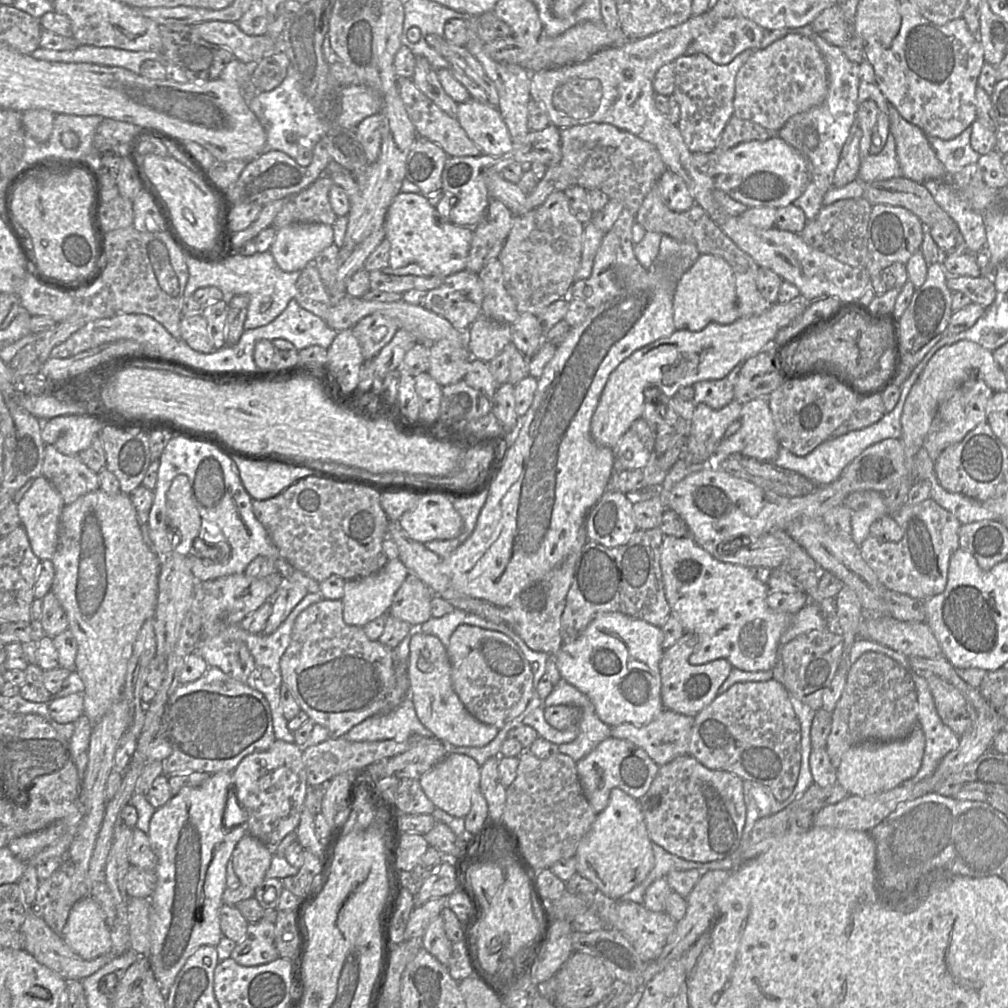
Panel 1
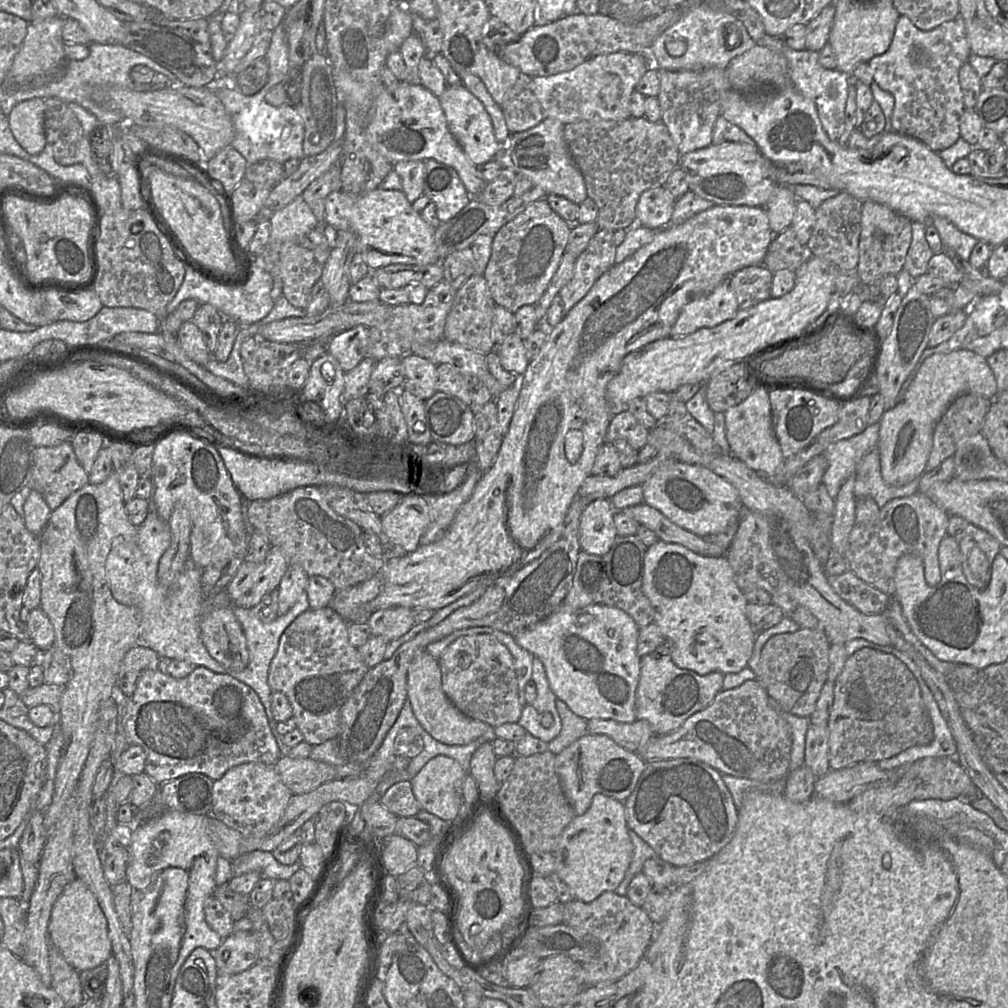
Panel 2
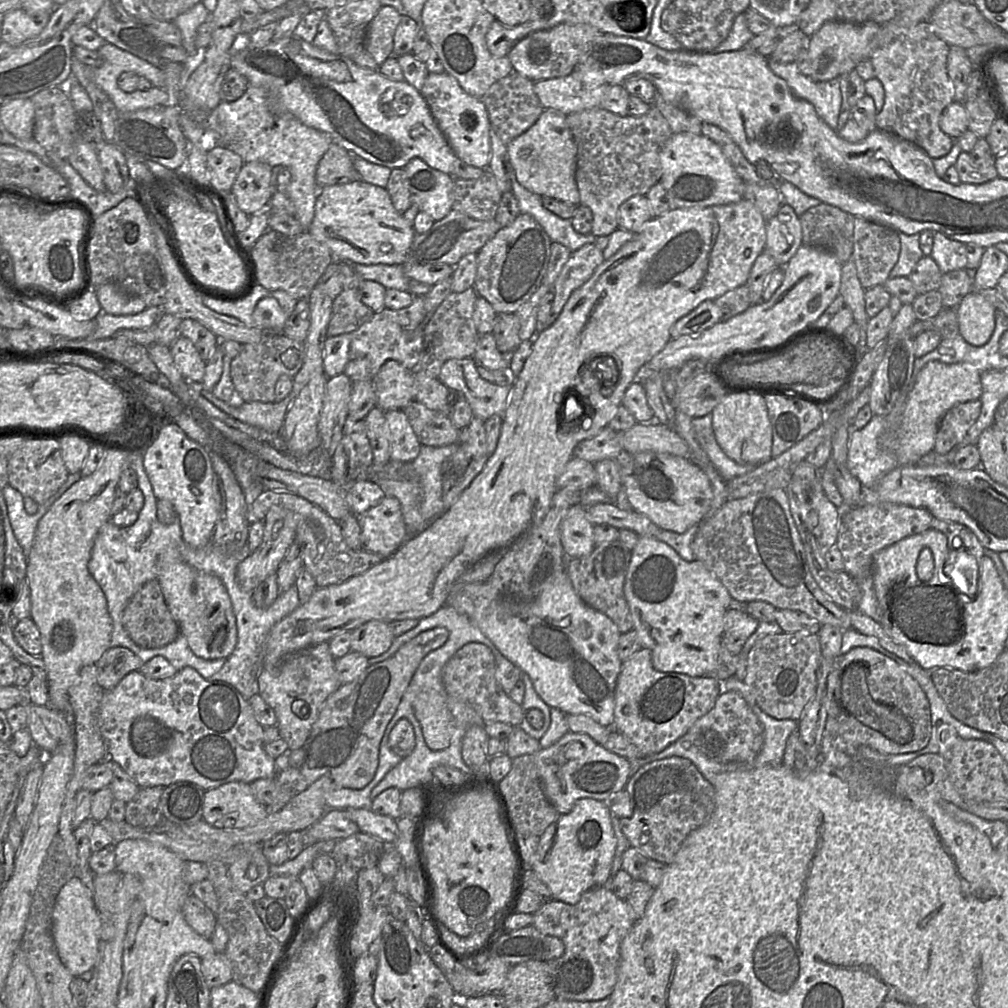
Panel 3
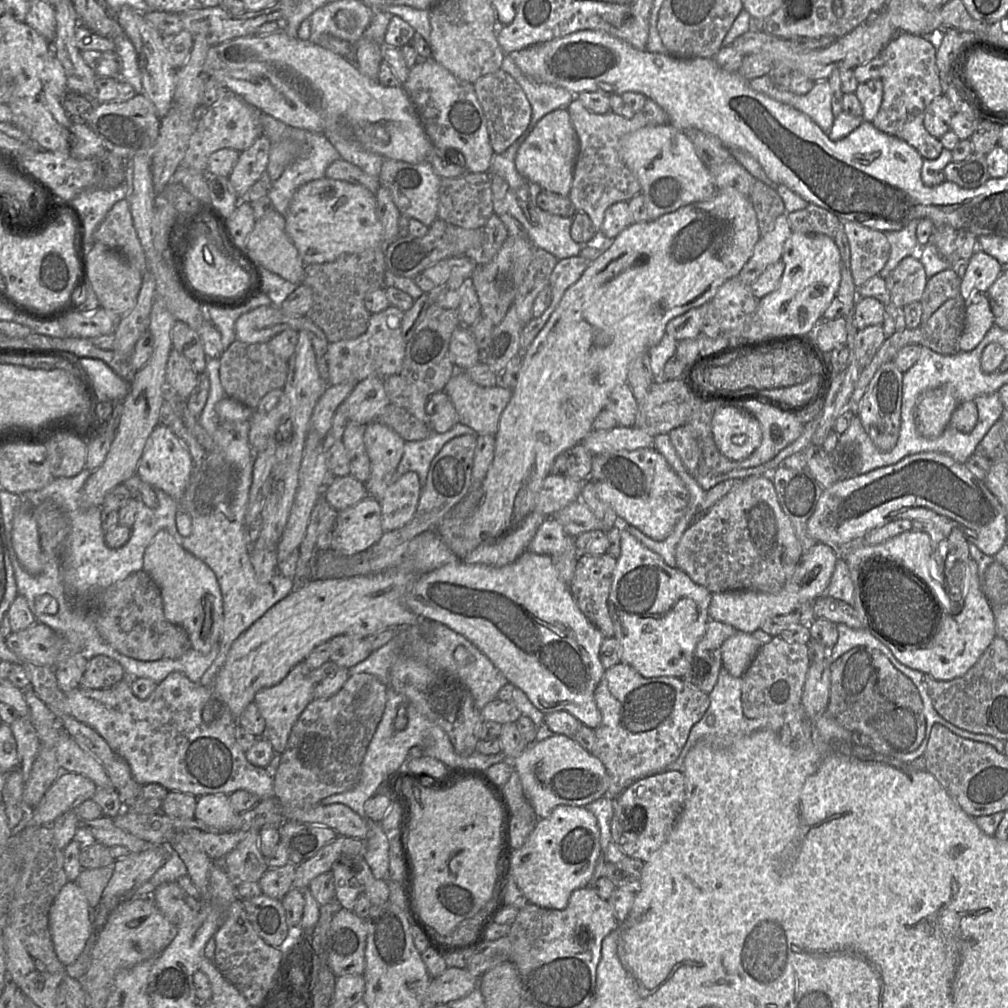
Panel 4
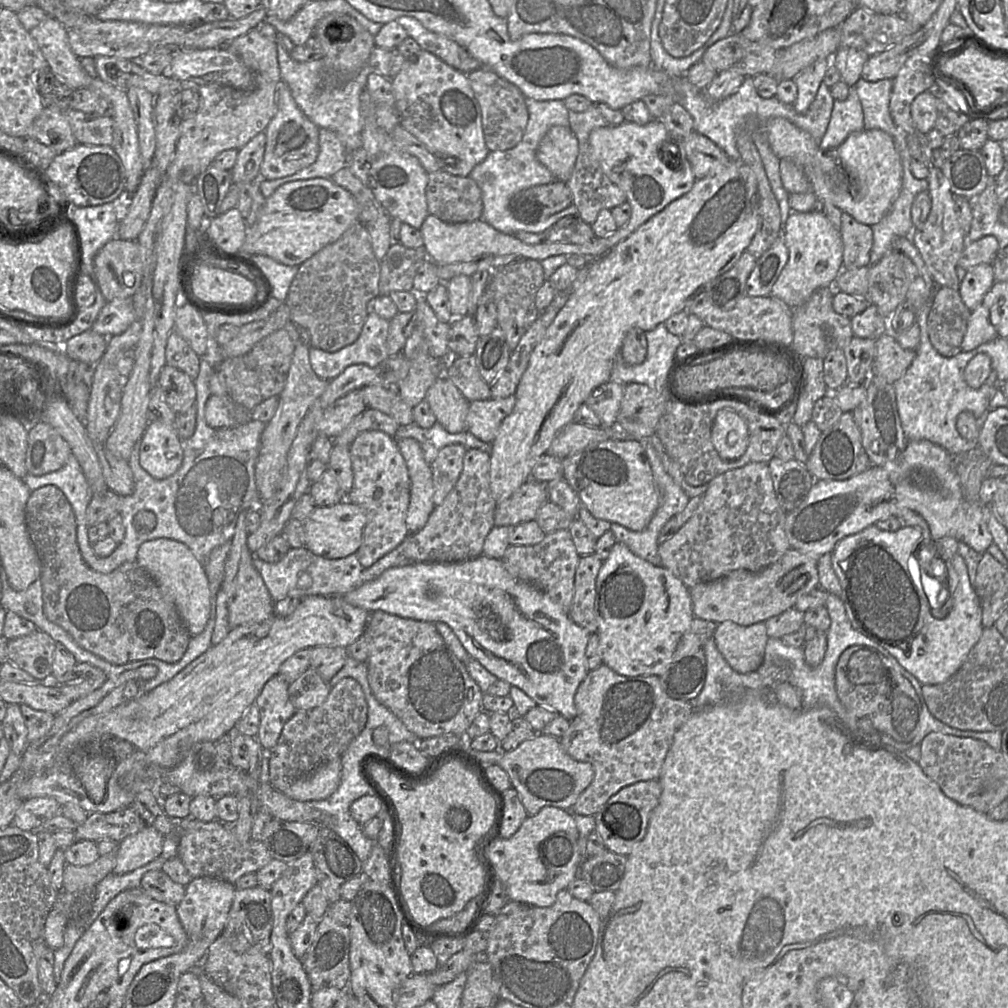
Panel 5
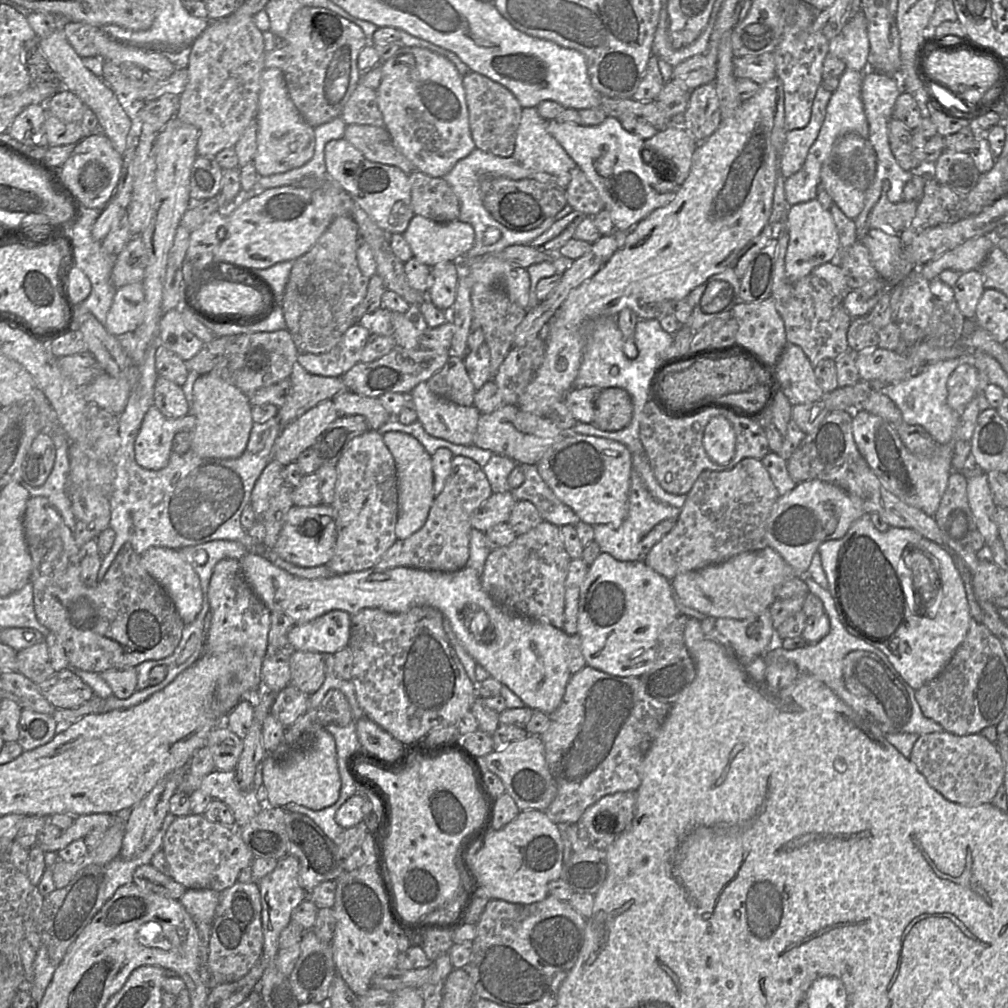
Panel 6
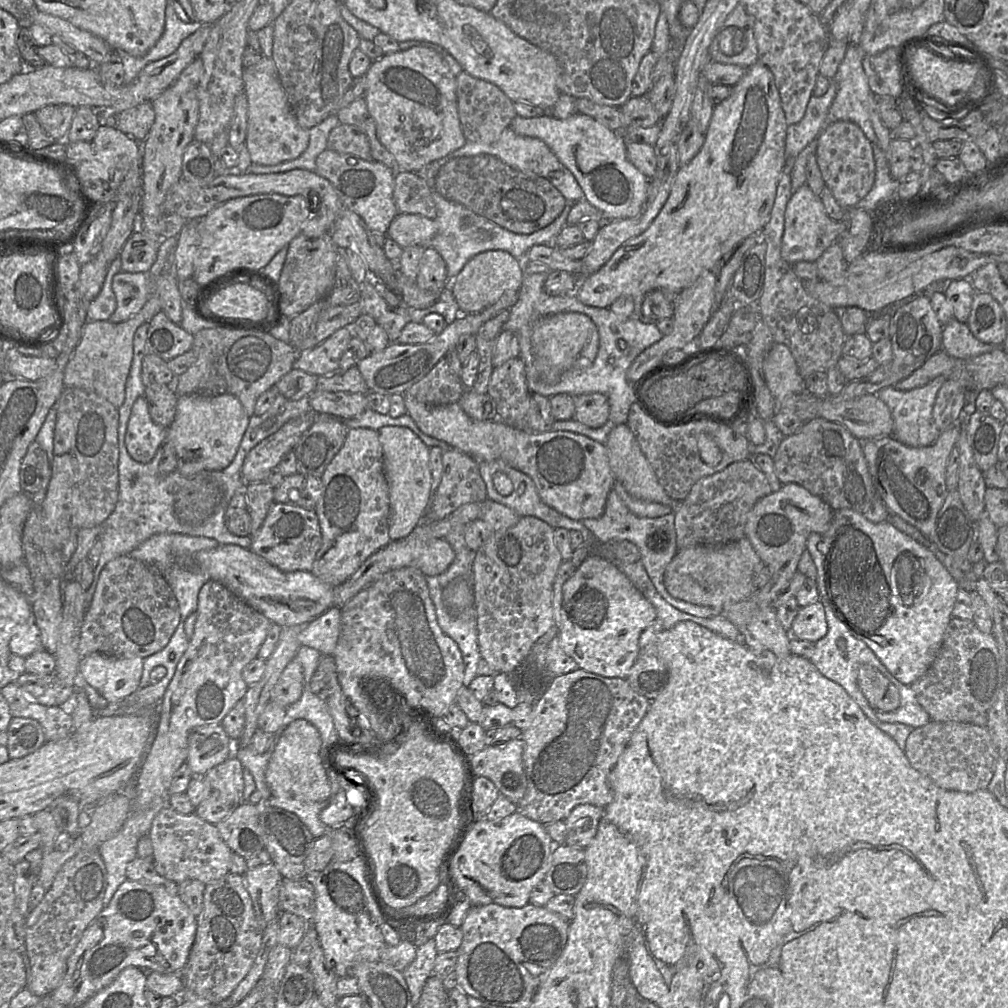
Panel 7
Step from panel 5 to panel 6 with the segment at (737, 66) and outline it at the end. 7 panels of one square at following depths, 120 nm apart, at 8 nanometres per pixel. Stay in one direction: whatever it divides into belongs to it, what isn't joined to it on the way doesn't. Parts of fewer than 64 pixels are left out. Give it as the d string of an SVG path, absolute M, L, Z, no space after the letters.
M705 53L697 54L673 67L671 80L679 80L692 91L698 86L714 82L716 63L710 62Z

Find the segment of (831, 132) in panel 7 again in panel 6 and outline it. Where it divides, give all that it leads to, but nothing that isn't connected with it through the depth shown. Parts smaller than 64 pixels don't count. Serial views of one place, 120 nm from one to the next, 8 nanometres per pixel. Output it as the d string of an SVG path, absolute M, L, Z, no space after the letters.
M847 133L832 150L837 174L853 187L866 191L875 177L876 152L868 139L857 133Z

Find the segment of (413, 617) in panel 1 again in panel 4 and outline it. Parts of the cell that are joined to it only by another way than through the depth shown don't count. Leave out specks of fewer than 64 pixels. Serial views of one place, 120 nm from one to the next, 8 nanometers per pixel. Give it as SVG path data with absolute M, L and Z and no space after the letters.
M339 635L329 643L330 661L345 668L359 664L373 652L365 638Z

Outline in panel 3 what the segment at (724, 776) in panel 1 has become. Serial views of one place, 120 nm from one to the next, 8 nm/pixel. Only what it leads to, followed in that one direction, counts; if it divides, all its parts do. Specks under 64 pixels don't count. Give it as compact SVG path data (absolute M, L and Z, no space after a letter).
M672 756L649 762L633 773L625 787L629 795L633 813L631 817L619 818L620 828L630 846L640 850L648 858L671 863L686 837L704 824L715 809L715 791L713 785L688 759Z

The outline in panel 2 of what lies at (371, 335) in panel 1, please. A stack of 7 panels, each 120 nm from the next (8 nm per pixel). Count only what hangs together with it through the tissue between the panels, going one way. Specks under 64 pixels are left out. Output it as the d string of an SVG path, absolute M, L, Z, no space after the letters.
M358 325L337 333L328 340L326 352L331 354L341 368L347 372L355 368L366 357L369 332L369 326Z

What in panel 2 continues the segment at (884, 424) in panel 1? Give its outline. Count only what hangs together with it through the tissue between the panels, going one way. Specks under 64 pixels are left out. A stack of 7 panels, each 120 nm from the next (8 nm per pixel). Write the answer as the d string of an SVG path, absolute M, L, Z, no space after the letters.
M880 424L868 425L862 433L829 445L823 456L828 467L822 477L828 494L836 500L839 491L850 476L855 476L860 460L871 450L878 448Z

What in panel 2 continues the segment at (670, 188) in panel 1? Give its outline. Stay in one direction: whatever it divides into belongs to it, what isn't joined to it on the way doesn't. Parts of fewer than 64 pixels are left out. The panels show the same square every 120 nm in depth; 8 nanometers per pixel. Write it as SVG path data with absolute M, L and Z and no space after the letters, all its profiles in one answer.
M663 185L644 191L636 206L637 225L652 230L669 225L676 200Z

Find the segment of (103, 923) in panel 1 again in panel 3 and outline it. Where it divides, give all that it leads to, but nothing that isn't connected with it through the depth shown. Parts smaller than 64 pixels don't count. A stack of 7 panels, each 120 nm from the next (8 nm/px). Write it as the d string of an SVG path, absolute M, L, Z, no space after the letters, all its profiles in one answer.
M76 876L59 890L52 910L52 928L60 960L73 976L91 972L99 957L101 919L91 891Z

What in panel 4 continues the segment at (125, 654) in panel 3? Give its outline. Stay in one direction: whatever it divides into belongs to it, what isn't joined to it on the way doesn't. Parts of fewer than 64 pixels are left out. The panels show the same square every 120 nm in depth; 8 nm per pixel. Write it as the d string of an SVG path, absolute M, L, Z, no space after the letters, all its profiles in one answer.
M100 655L88 661L79 688L103 690L127 678L124 668L116 660Z

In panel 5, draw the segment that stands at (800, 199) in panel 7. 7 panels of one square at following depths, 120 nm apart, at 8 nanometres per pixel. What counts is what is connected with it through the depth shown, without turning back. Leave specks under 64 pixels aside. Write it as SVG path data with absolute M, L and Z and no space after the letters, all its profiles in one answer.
M819 208L808 212L791 212L786 222L784 239L789 259L773 285L770 296L779 298L792 308L803 304L818 288L834 287L836 278L844 269L844 244L840 230L832 225Z

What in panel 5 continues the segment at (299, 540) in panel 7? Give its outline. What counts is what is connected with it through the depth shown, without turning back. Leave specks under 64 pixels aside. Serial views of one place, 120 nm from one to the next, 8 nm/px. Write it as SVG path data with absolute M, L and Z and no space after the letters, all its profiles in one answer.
M342 501L333 506L315 507L304 522L303 547L328 559L347 557L359 549L365 524L365 512L354 503Z

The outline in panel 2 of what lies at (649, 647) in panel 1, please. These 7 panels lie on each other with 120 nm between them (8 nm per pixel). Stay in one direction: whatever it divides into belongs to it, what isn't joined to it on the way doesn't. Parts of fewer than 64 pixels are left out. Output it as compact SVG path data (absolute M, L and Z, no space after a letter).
M563 604L552 615L513 636L516 643L544 665L549 687L576 715L585 720L603 719L632 723L636 717L636 691L640 678L637 643L640 628L624 611L605 605L580 609Z

